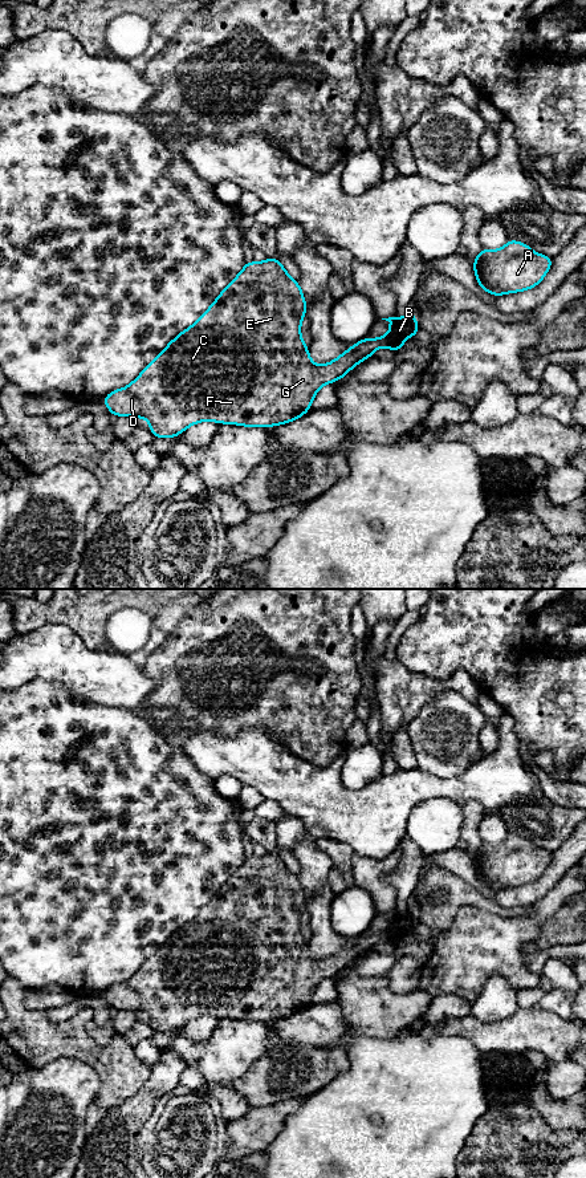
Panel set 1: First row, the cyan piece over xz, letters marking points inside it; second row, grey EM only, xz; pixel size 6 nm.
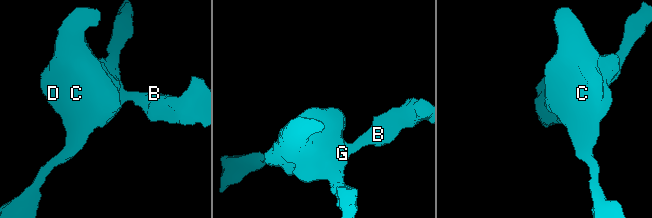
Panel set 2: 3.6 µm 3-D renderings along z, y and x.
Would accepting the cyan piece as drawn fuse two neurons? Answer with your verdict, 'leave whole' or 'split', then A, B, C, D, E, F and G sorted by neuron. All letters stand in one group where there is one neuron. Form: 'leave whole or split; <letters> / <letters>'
leave whole; A B C D E F G

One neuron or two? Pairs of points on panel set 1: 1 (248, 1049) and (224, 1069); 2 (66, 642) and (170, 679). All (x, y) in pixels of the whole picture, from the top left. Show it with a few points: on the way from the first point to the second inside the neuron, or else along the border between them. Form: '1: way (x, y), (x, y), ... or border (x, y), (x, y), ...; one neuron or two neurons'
1: way (243, 1051), (230, 1064); one neuron
2: border (141, 666), (154, 682), (154, 690), (149, 699); two neurons

